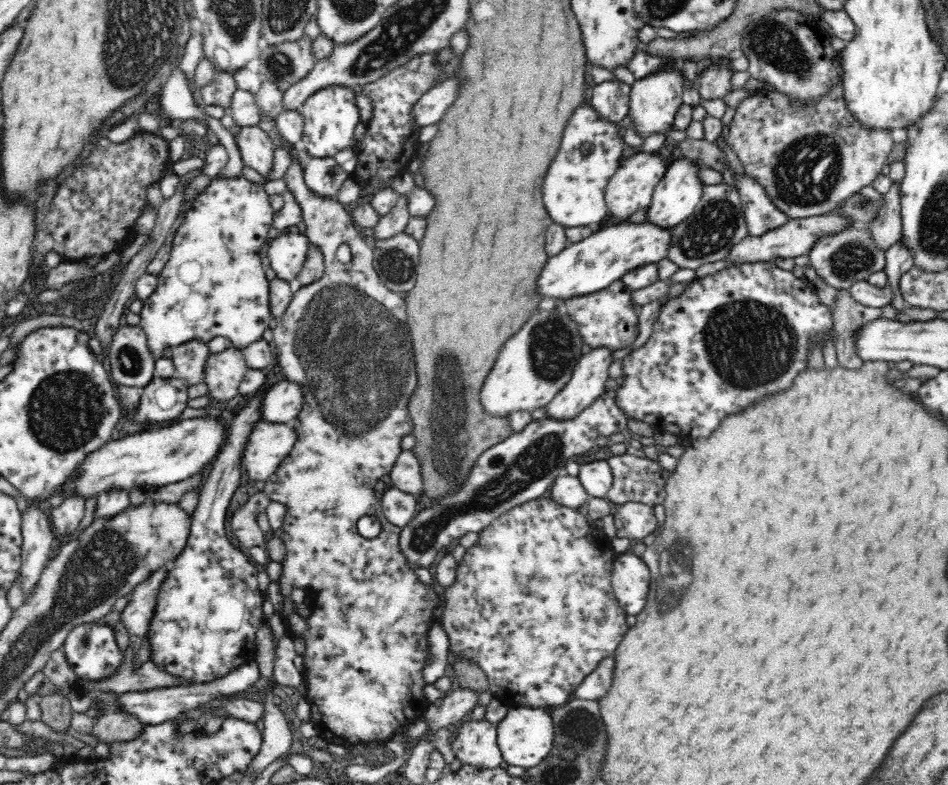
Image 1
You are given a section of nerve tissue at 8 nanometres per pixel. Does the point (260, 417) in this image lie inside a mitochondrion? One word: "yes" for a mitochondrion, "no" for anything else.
no

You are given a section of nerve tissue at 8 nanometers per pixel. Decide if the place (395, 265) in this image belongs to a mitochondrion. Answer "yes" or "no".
yes

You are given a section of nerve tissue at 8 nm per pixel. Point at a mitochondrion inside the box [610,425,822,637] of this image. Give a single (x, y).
(676, 564)

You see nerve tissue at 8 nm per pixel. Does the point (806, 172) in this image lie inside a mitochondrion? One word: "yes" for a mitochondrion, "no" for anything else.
yes

